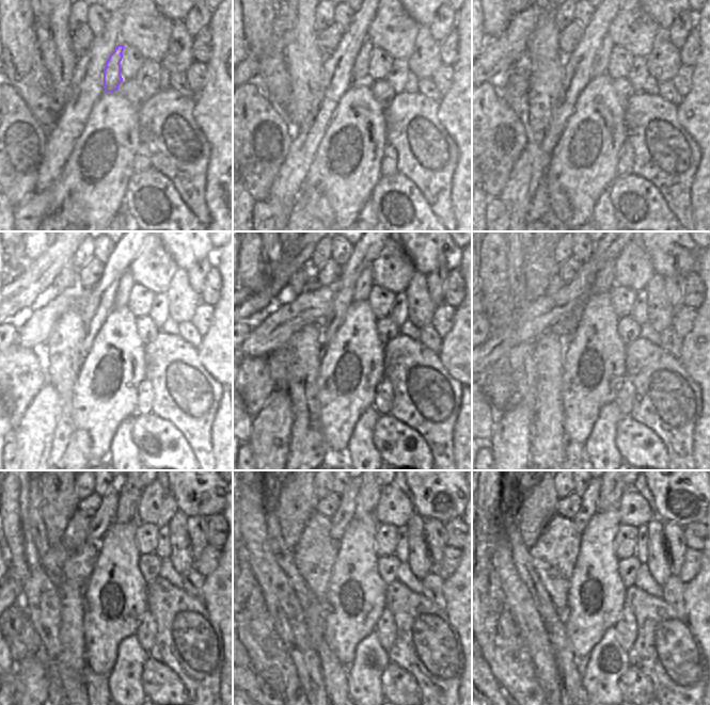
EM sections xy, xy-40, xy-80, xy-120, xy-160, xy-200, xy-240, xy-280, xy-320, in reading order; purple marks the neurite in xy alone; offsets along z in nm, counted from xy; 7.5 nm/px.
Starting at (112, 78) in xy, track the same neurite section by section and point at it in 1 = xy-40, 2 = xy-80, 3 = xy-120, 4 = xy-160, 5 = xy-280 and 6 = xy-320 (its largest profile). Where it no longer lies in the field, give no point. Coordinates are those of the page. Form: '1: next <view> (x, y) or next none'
1: next xy-40 (361, 65)
2: next xy-80 (601, 61)
3: next xy-120 (122, 297)
4: next xy-160 (364, 284)
5: next xy-280 (369, 493)
6: next xy-320 (611, 492)

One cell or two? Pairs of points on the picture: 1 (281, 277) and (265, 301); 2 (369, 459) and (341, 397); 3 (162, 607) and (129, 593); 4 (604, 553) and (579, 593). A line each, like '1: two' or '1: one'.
1: one
2: two
3: two
4: one

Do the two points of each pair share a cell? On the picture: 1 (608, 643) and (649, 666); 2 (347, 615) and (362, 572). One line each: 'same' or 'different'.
1: different
2: same

